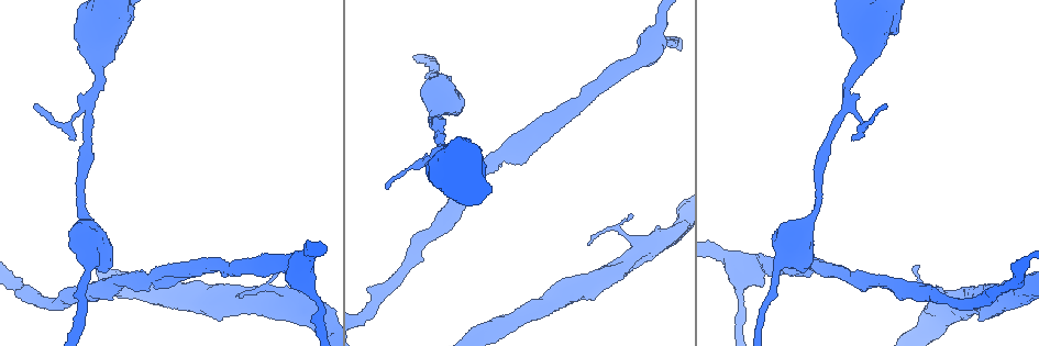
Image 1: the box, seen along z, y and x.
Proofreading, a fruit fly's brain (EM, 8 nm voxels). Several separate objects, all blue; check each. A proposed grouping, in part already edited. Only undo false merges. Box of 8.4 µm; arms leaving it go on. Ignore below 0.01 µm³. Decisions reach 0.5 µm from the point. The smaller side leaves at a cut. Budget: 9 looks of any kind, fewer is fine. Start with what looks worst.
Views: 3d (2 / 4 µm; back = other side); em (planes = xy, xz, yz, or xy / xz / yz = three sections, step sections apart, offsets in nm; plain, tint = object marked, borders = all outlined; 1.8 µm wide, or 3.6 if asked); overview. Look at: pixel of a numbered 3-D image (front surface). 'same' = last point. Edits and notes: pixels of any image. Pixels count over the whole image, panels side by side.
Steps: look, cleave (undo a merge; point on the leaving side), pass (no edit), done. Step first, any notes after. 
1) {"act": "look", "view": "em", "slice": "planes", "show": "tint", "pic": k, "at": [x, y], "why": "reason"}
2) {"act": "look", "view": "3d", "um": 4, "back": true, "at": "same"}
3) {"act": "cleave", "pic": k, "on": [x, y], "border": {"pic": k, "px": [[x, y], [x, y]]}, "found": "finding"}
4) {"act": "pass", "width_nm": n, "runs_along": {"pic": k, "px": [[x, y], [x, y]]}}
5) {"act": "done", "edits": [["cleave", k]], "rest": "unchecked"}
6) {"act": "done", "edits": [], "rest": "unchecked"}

{"act": "look", "view": "em", "slice": "xy", "step": 16, "show": "borders", "pic": 1, "at": [536, 129], "why": "branch point"}

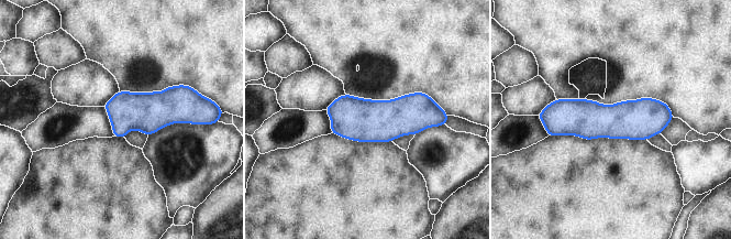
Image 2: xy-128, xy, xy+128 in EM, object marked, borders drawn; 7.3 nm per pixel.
{"act": "look", "view": "em", "slice": "planes", "show": "borders", "at": "same", "why": "another direction"}

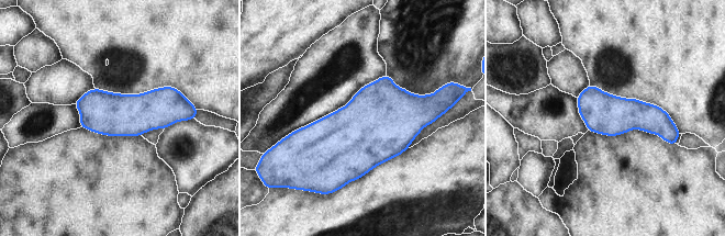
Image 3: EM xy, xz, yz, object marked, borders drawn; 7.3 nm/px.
{"act": "pass", "found": "all the same neuron"}

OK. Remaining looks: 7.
{"act": "look", "view": "3d", "um": 4, "pic": 1, "at": [734, 263], "why": "thick turns thin"}

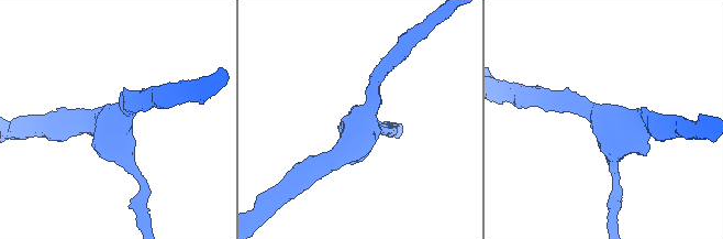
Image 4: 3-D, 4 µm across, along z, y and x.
{"act": "look", "view": "em", "um": 3.6, "slice": "planes", "show": "tint", "pic": 4, "at": [116, 120], "arms": 3, "arm_widths_nm": [170, 240, 260]}

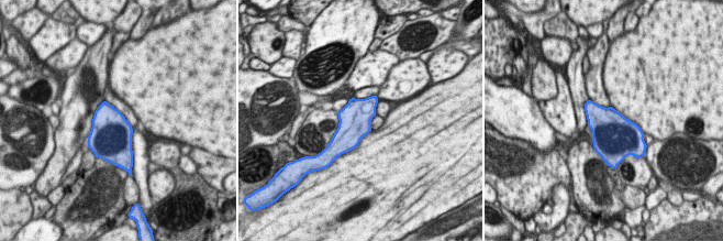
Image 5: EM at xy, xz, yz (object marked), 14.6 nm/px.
{"act": "pass", "width_nm": 480, "found": "all the same neuron"}

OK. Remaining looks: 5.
{"act": "look", "view": "3d", "um": 4, "pic": 1, "at": [944, 306], "why": "calibre changes"}

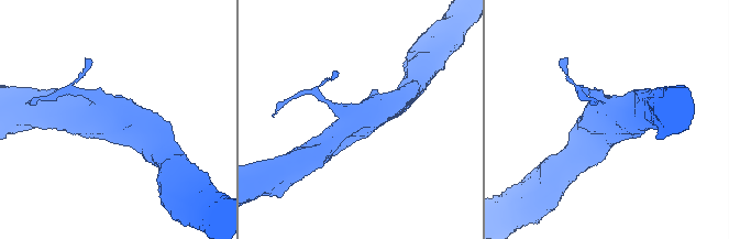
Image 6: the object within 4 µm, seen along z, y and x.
{"act": "look", "view": "em", "slice": "yz", "step": 8, "show": "tint", "pic": 6, "at": [608, 115], "arms": 3, "why": "need the tissue"}

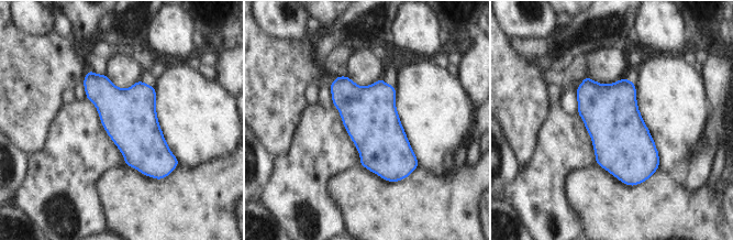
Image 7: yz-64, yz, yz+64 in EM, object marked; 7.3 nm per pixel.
{"act": "look", "view": "em", "slice": "xy", "step": 16, "show": "tint", "at": "same", "why": "cut it another way"}

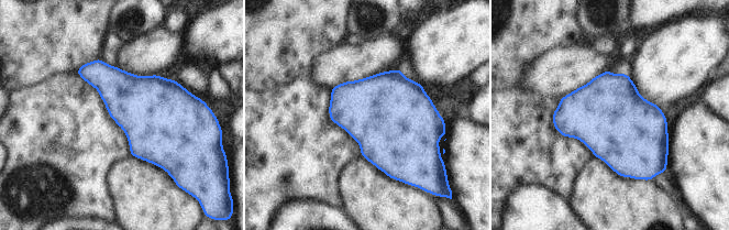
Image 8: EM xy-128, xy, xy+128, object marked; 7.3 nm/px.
{"act": "pass", "width_nm": 320, "found": "all the same neuron"}

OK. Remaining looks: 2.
{"act": "look", "view": "em", "slice": "planes", "show": "borders", "pic": 1, "at": [429, 119], "why": "narrows sharply"}

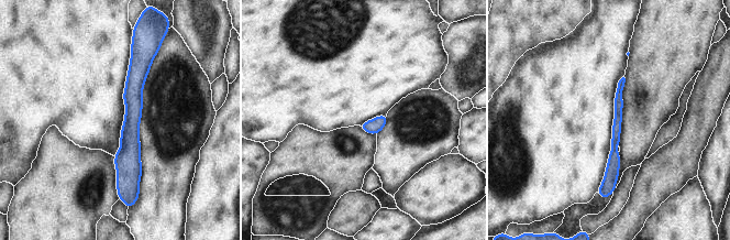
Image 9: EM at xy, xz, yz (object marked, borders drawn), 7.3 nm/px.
{"act": "pass", "runs_along": {"pic": 9, "px": [[134, 55], [129, 174], [119, 185]]}, "found": "one neuron here"}

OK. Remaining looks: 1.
{"act": "done", "edits": [], "rest": "unchecked"}

